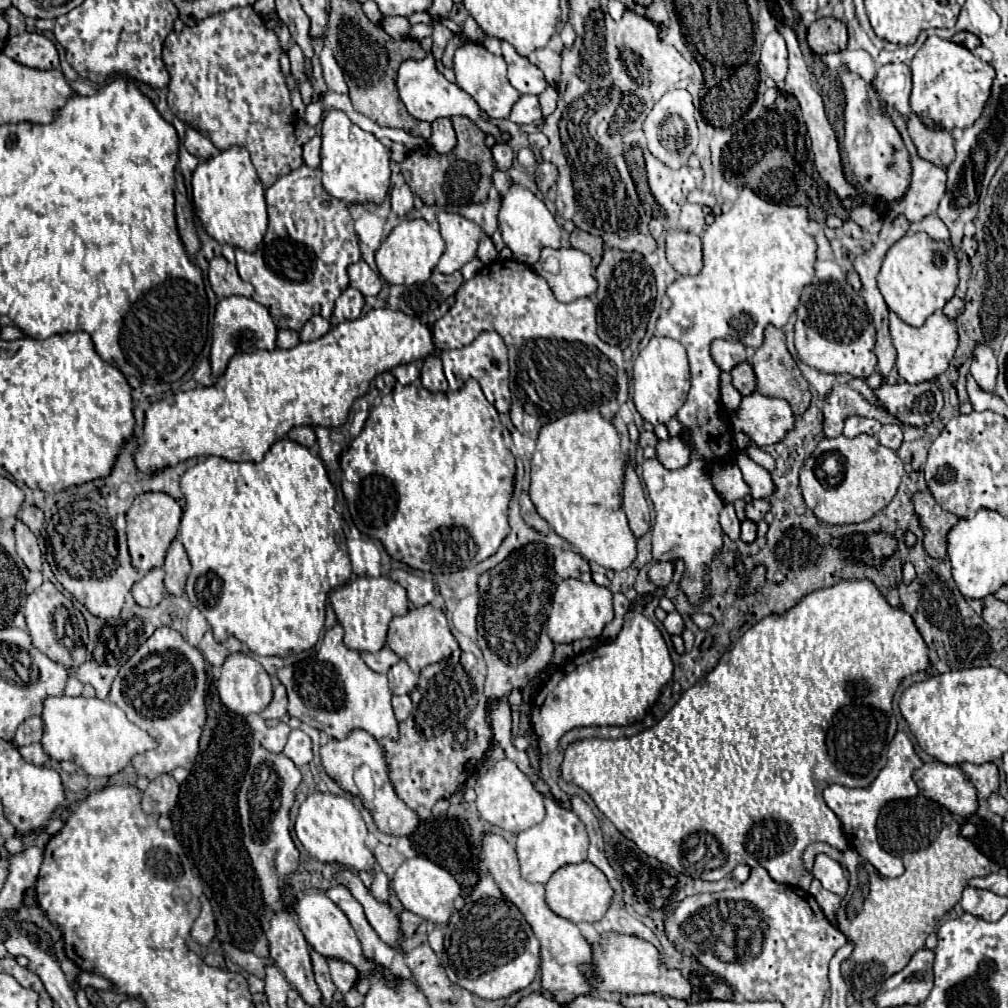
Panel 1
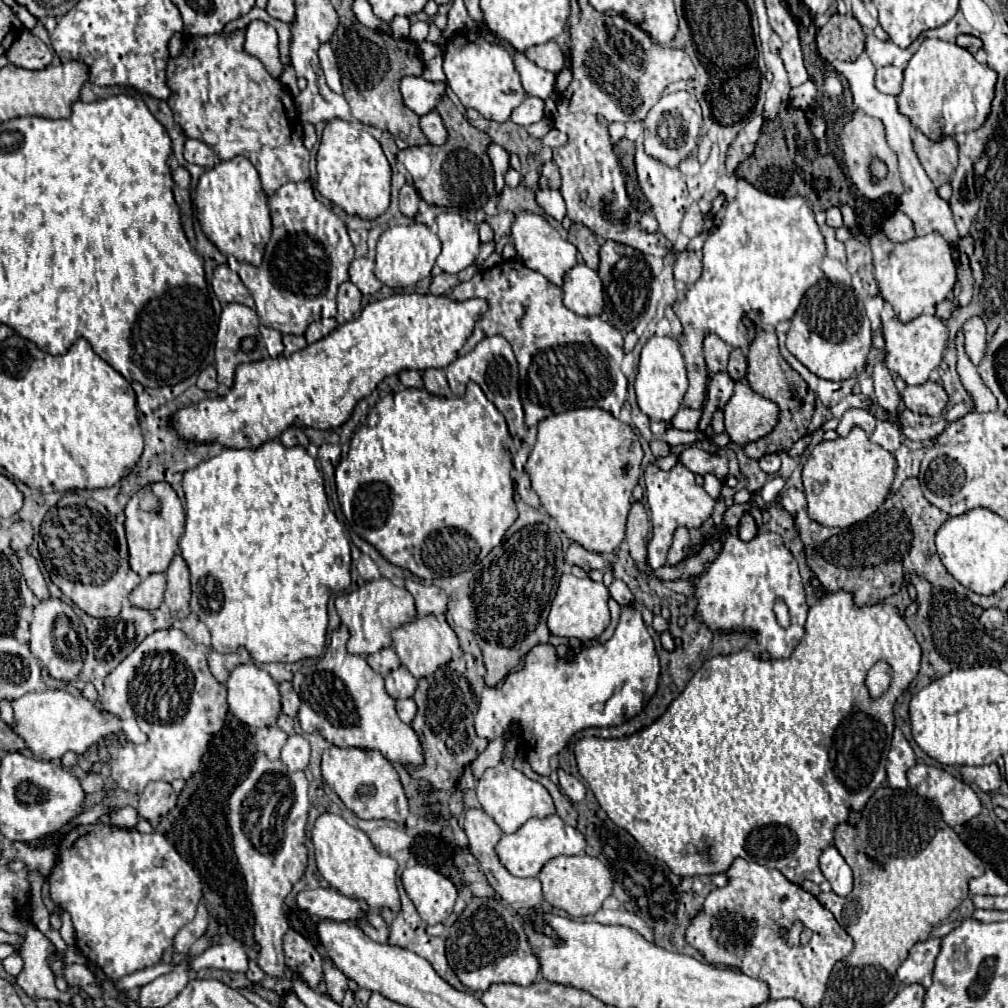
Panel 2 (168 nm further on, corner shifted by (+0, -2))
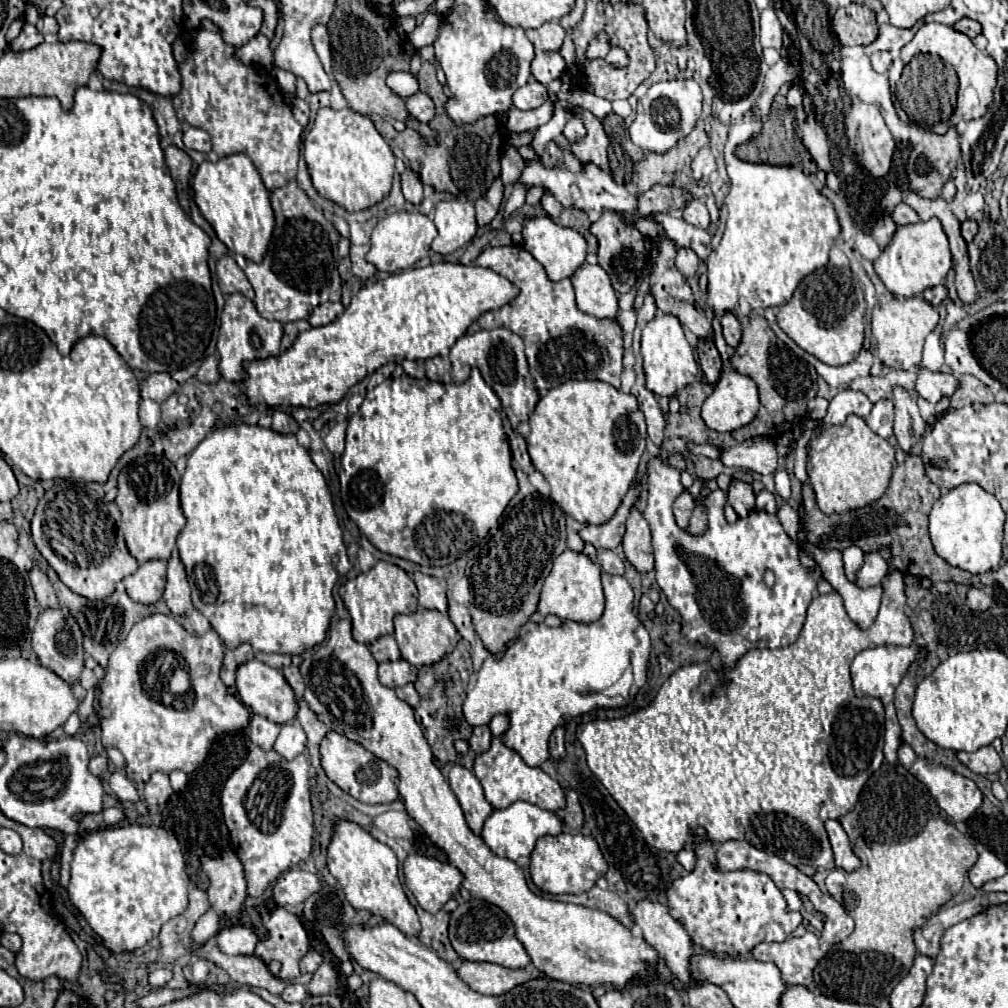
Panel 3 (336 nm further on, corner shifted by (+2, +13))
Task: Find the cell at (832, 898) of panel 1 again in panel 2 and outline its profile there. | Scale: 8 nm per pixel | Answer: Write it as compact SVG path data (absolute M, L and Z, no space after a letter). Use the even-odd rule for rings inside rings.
M825 593L811 607L805 623L805 635L799 645L793 649L787 659L757 659L753 651L743 649L729 655L719 655L703 663L703 667L693 675L687 683L685 691L669 705L669 709L649 727L621 739L603 739L589 737L575 743L575 759L579 775L587 781L589 789L597 797L601 809L609 815L609 819L629 831L635 841L653 857L667 863L667 867L681 877L697 877L697 875L717 875L725 873L737 857L755 861L767 867L781 871L791 883L799 885L809 879L817 885L825 881L819 869L819 855L833 841L833 831L839 823L847 821L849 807L865 807L869 797L885 779L885 763L891 745L891 735L895 728L893 709L898 697L907 689L907 685L917 677L921 665L921 647L899 615L899 611L891 605L863 605L857 607L851 593ZM885 661L891 667L891 683L889 689L879 699L873 699L865 689L865 677L869 669L877 663Z

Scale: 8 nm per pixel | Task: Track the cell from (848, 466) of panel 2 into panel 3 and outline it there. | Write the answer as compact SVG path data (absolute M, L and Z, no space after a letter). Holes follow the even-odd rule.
M849 416L843 426L823 426L809 442L807 472L815 490L817 504L825 514L841 514L863 508L879 500L891 478L895 450L887 440L877 436L863 418Z

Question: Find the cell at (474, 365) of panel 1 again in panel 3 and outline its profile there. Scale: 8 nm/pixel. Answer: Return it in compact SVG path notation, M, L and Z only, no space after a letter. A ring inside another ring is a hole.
M495 328L495 330L481 330L475 334L461 336L455 346L451 348L451 378L455 384L463 384L469 378L469 368L477 366L481 370L481 376L485 376L485 382L497 392L503 412L507 414L513 428L517 428L519 422L527 420L533 412L539 392L533 384L533 378L529 374L529 364L525 358L525 344L521 336L515 332L509 332L507 328Z

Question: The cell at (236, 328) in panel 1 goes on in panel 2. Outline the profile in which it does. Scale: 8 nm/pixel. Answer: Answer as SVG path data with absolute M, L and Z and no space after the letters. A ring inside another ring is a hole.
M227 303L223 307L223 313L219 317L219 331L215 339L215 367L217 367L217 381L231 387L235 367L239 363L249 363L257 361L263 357L277 357L283 353L283 343L281 343L281 333L265 327L257 313L245 305L239 303Z

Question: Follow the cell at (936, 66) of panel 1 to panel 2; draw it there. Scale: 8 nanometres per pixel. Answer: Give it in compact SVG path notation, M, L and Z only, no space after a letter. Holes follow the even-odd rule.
M924 33L924 40L919 47L919 51L911 57L907 69L905 69L905 81L903 81L903 91L901 95L897 97L897 103L899 103L899 111L903 115L907 115L911 119L911 123L921 129L929 139L941 139L943 135L947 135L947 123L951 121L953 123L953 129L955 133L959 131L973 131L973 129L979 129L987 115L989 115L989 109L991 109L991 101L993 101L993 91L995 91L995 83L997 83L997 73L989 67L989 65L983 65L983 63L977 63L975 57L955 45L955 43L947 43L947 41L941 41L937 37L927 37ZM945 111L951 111L951 119L947 121L945 119Z

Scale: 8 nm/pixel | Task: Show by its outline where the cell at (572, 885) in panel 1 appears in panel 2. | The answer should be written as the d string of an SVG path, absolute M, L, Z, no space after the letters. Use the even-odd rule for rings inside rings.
M589 855L551 859L551 863L545 863L543 871L539 873L539 881L543 883L545 901L555 909L565 911L571 917L595 915L601 909L601 903L613 893L611 873L599 859Z

